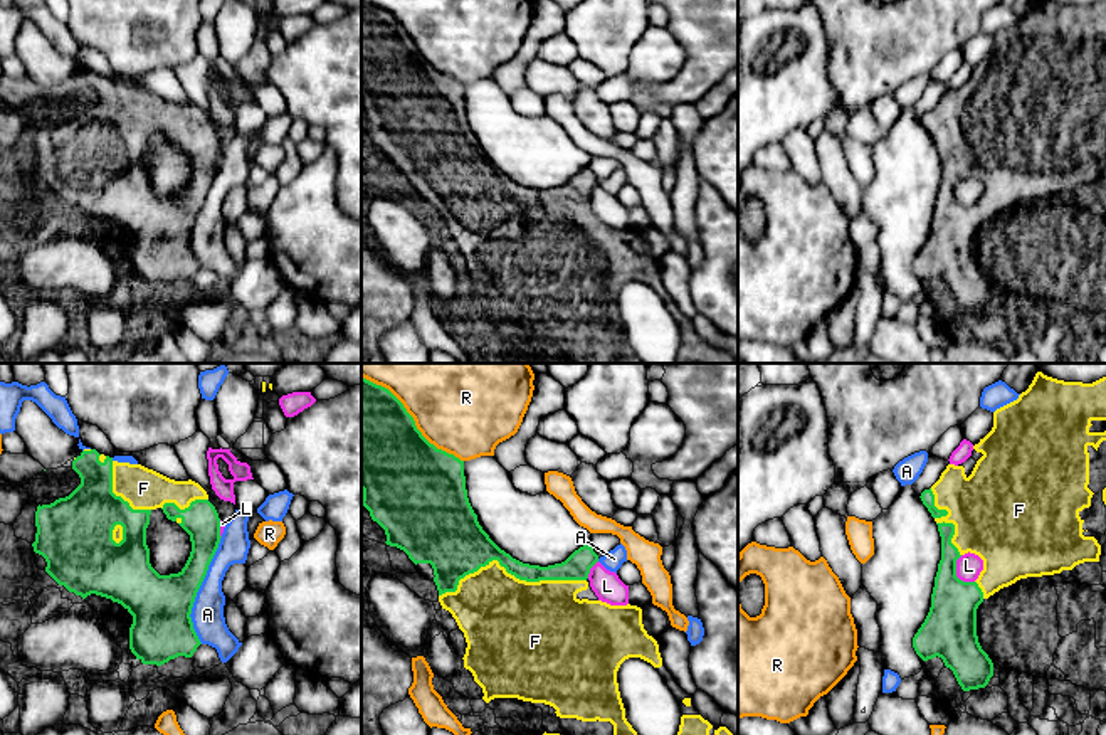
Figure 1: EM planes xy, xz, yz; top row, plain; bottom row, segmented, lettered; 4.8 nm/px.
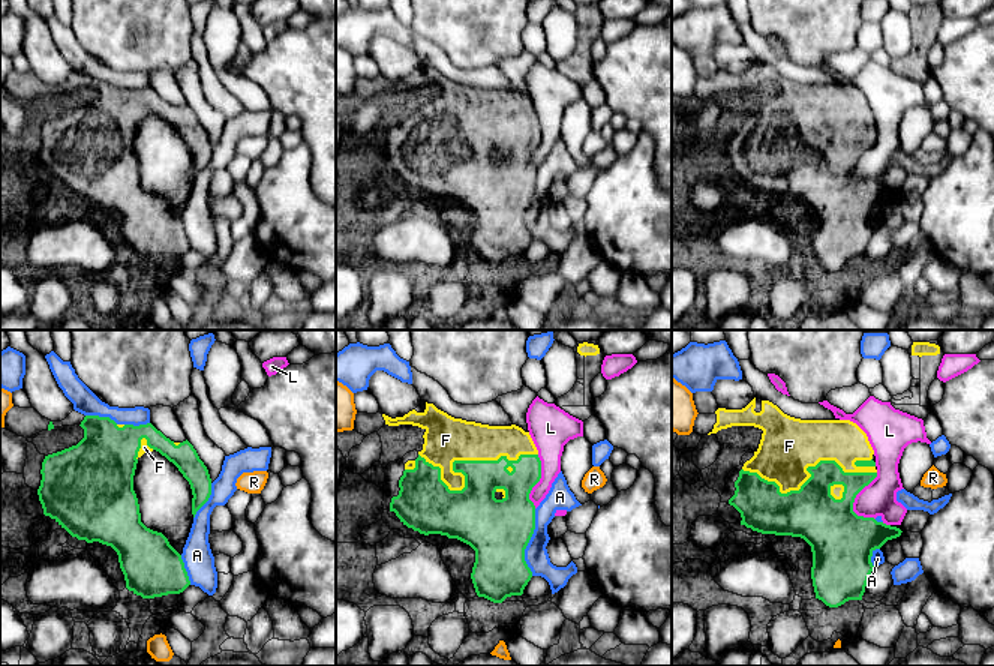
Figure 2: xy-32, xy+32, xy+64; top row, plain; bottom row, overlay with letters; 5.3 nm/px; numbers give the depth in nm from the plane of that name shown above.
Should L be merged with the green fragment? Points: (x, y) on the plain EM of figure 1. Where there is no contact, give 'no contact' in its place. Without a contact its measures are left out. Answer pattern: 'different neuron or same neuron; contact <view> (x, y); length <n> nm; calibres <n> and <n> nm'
different neuron; contact yz (955, 197); length 150 nm; calibres 260 and 120 nm

